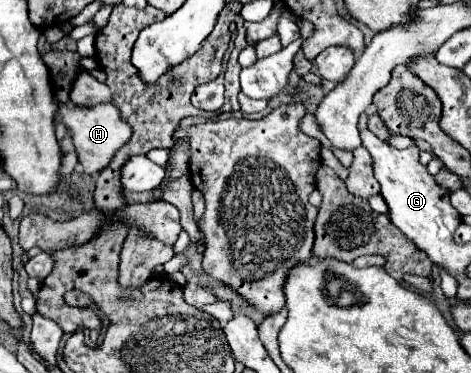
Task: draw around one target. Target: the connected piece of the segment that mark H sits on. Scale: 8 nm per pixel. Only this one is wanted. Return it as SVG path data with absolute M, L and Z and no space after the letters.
M59 104L55 112L55 120L69 126L79 162L85 174L95 174L103 170L111 156L129 140L131 126L121 120L119 110L113 104L95 104L95 106L73 106L73 104Z

